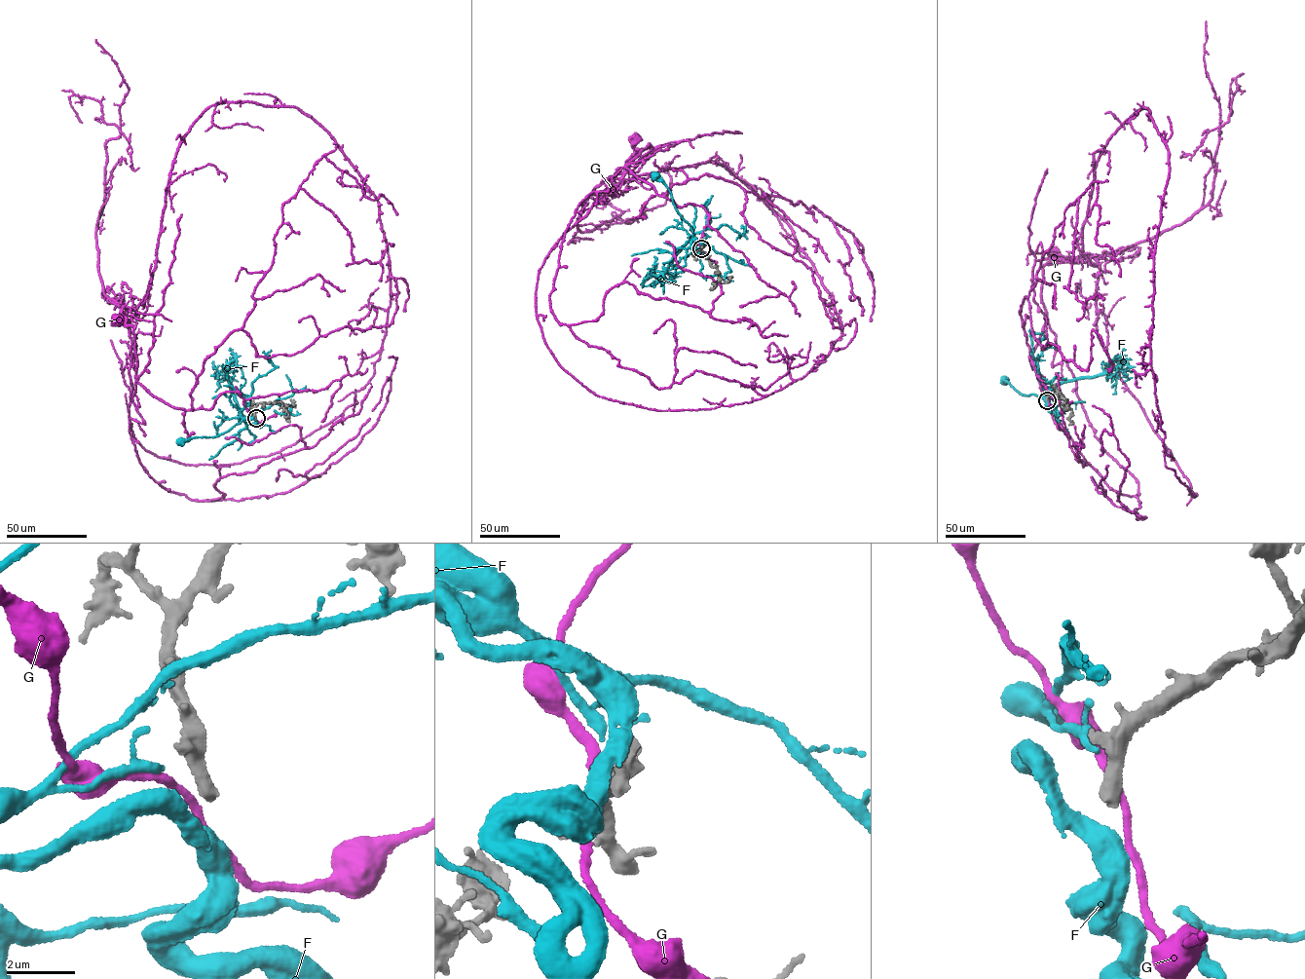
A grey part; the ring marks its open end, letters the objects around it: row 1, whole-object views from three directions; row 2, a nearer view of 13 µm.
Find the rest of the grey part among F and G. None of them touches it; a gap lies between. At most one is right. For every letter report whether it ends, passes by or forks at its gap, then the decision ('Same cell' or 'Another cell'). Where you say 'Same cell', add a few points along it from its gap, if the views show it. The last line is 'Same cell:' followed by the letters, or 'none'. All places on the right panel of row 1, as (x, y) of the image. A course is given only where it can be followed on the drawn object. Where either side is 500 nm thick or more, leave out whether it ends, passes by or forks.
F: Another cell
G: It passes by. Another cell
Same cell: none

